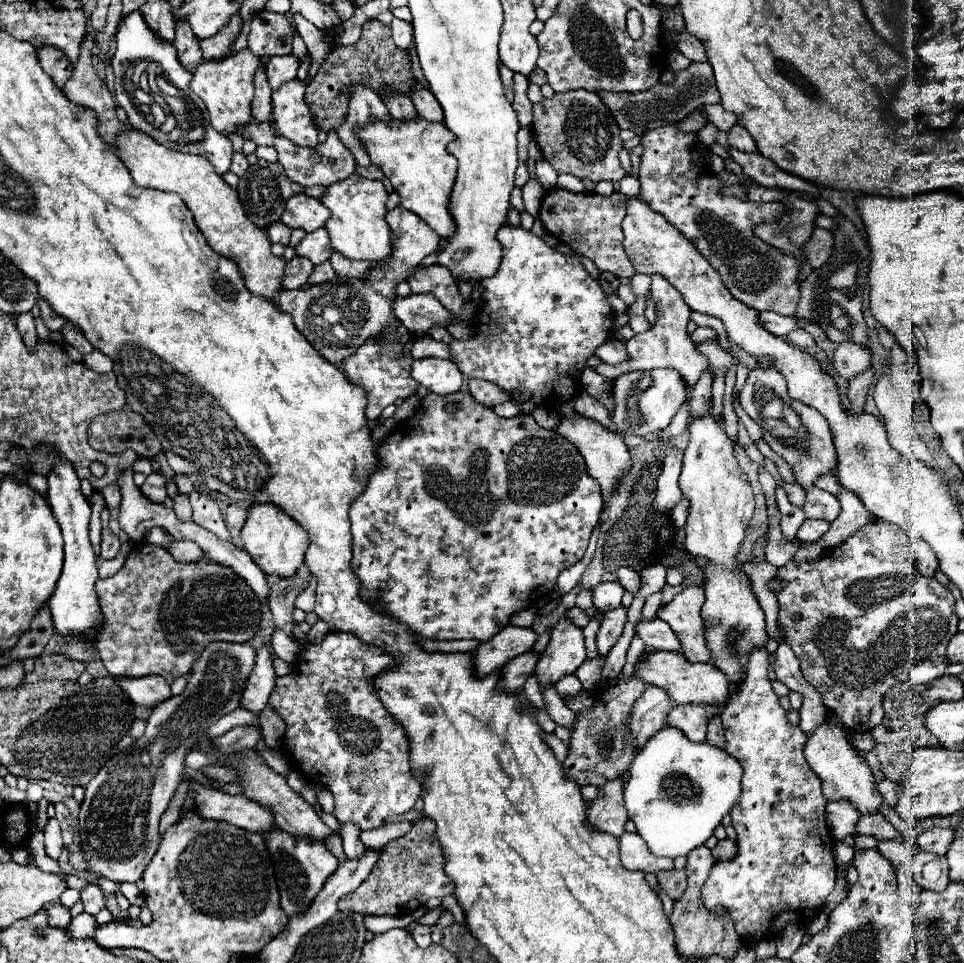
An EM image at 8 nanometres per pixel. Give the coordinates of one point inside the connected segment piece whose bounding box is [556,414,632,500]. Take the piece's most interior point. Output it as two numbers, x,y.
606,455

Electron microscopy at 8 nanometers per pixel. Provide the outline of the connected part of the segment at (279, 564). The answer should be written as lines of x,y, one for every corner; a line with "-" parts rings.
254,504
248,510
248,518
244,522
240,538
242,538
244,550
252,556
252,560
266,574
276,574
280,578
288,578
296,574
296,568
304,562
304,554
308,548
306,530
298,526
282,508
274,504

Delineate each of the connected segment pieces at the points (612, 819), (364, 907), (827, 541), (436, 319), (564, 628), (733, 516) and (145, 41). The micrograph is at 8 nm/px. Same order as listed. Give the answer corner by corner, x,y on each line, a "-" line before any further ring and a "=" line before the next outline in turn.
618,778
606,782
586,810
586,822
592,828
596,828
598,832
612,834
616,838
622,836
624,824
628,820
628,812
622,800
622,782
624,780
=
420,818
410,832
388,842
378,864
370,876
350,894
346,894
338,908
352,910
364,916
404,916
422,908
434,896
448,896
454,892
454,882
444,872
442,846
436,838
436,828
430,818
=
842,490
838,496
842,512
840,516
830,524
830,530
818,540
812,542
808,546
804,546
802,550
798,550
798,554
794,556
794,560
818,560
828,548
834,548
838,544
842,544
842,540
854,536
854,532
858,532
858,528
870,524
870,520
874,520
874,516
866,510
866,506
862,506
862,500
858,500
858,494
850,492
850,490
=
412,294
394,300
396,318
408,328
414,338
426,336
432,326
448,326
456,322
456,316
446,310
432,294
=
560,618
550,634
550,642
536,664
536,678
544,692
548,684
556,684
562,676
574,674
586,660
584,634
568,620
=
712,414
692,420
690,444
684,450
684,466
680,474
682,494
690,498
684,544
688,554
706,560
706,566
702,566
706,592
702,618
706,624
710,664
728,678
728,700
738,692
738,684
746,676
746,660
750,652
768,644
764,612
752,592
752,582
738,560
748,522
754,514
754,494
732,450
734,442
728,438
724,424
718,424
=
132,12
130,16
124,18
122,26
118,28
116,34
116,54
112,60
112,68
114,68
114,82
116,82
116,100
118,104
126,110
128,120
134,128
144,128
144,122
140,124
140,112
142,112
142,102
140,102
140,76
144,72
144,64
154,62
158,64
158,68
162,68
162,74
166,76
166,80
170,80
172,84
176,84
178,88
188,88
190,80
192,80
192,72
188,72
176,58
176,50
172,44
158,40
158,36
154,32
150,32
150,28
146,26
144,18
140,12

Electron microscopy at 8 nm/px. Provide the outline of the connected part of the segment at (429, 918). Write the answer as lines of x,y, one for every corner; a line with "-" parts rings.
440,904
438,908
434,908
432,912
428,912
428,914
424,916
424,918
420,918
420,920
416,920
416,922
412,922
412,924
408,926
408,932
412,932
412,928
414,928
414,926
418,926
418,924
430,924
430,926
434,926
434,924
438,922
438,918
440,918
440,916
442,916
444,912
446,912
446,908
444,908
444,906

